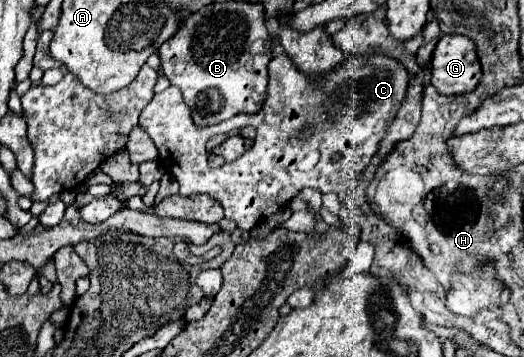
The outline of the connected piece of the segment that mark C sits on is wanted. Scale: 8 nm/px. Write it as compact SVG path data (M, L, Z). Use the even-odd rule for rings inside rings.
M284 52L270 60L268 74L270 84L266 102L262 110L252 116L238 114L226 122L200 130L192 124L188 106L184 104L180 90L176 86L168 86L164 92L154 94L152 102L140 114L140 126L148 132L148 136L156 144L164 168L172 174L172 178L176 178L180 186L180 196L190 194L212 196L224 208L226 218L238 222L238 228L242 230L252 230L258 222L280 212L302 188L316 188L320 192L340 194L344 190L350 190L352 184L356 186L362 178L362 172L370 166L372 156L378 152L378 144L386 136L392 120L396 118L398 108L406 100L410 78L406 66L400 64L398 60L382 54L358 54L358 52L348 54L338 68L320 76L316 86L314 80L304 72L300 72L290 60L290 56ZM242 126L256 128L256 138L254 144L248 148L248 152L244 152L236 162L224 164L220 168L210 168L206 154L206 142L210 140L210 136L228 134L230 130L238 130Z

